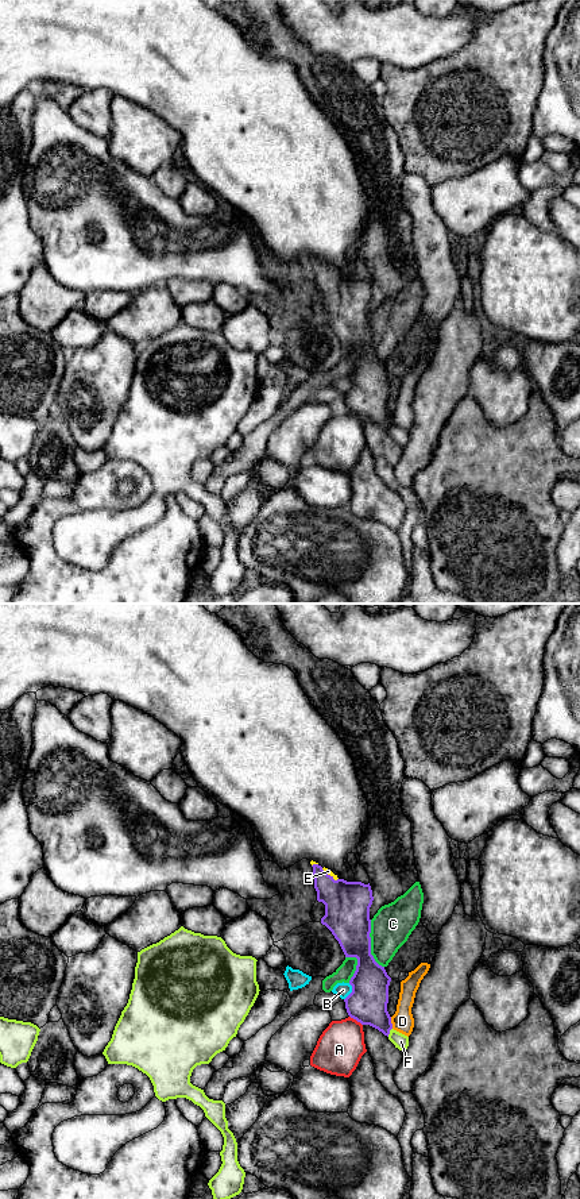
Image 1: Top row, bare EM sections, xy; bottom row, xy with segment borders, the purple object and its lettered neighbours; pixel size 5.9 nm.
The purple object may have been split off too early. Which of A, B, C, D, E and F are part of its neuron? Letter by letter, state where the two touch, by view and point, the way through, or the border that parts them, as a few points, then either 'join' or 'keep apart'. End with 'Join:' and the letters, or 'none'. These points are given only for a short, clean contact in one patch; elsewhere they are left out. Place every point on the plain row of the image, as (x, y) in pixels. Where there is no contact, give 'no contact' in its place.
A: xy (356, 415) | along xy (350, 411), (362, 420) | keep apart
B: xy (352, 386) | keep apart
C: xy (370, 339) | keep apart
D: xy (390, 417) | keep apart
E: xy (329, 270) | across xy (347, 299), (329, 281), (329, 270), (328, 266) | join
F: xy (389, 427) | keep apart
Join: E

